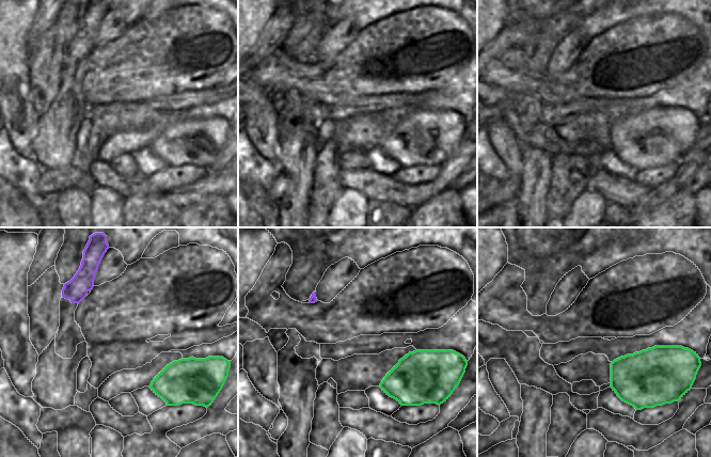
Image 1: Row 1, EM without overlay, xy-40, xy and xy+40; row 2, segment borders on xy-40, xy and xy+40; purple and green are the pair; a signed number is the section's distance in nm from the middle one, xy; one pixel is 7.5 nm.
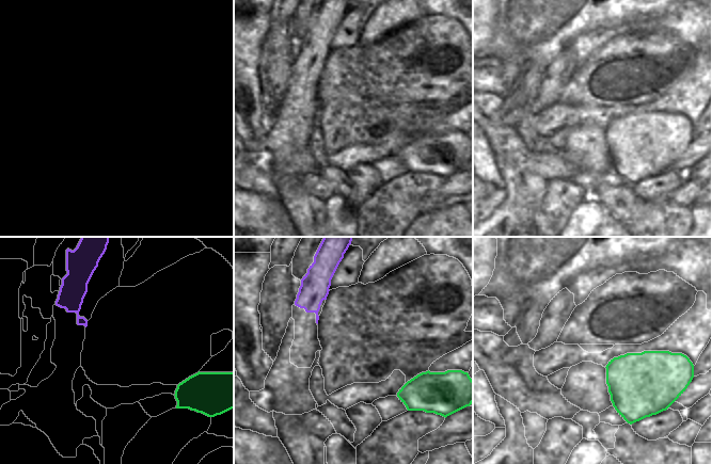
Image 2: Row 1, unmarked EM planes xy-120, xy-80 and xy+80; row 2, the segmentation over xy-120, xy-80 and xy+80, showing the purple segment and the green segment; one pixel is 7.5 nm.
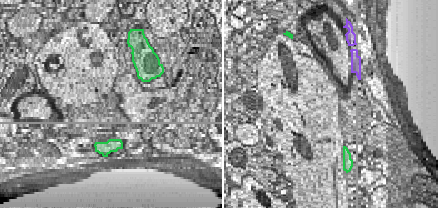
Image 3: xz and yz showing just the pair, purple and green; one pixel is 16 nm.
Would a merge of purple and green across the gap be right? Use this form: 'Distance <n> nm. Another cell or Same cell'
Distance 750 nm. Another cell

